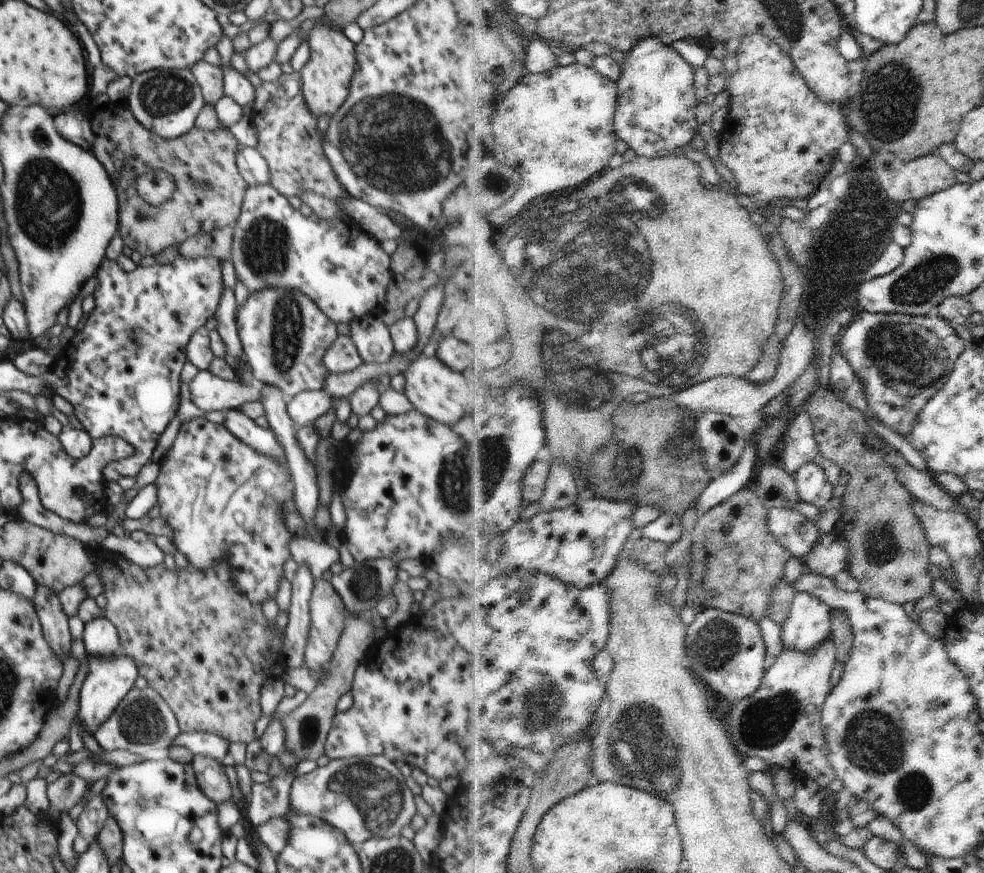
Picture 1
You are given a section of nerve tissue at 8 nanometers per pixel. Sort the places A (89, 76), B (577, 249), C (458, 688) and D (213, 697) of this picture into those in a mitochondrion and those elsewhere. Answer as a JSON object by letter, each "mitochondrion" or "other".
{"A":"other","B":"mitochondrion","C":"other","D":"other"}

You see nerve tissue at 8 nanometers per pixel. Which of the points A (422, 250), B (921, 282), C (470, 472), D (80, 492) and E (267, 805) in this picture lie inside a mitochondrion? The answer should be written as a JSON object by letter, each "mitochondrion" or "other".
{"A":"other","B":"mitochondrion","C":"mitochondrion","D":"other","E":"other"}

